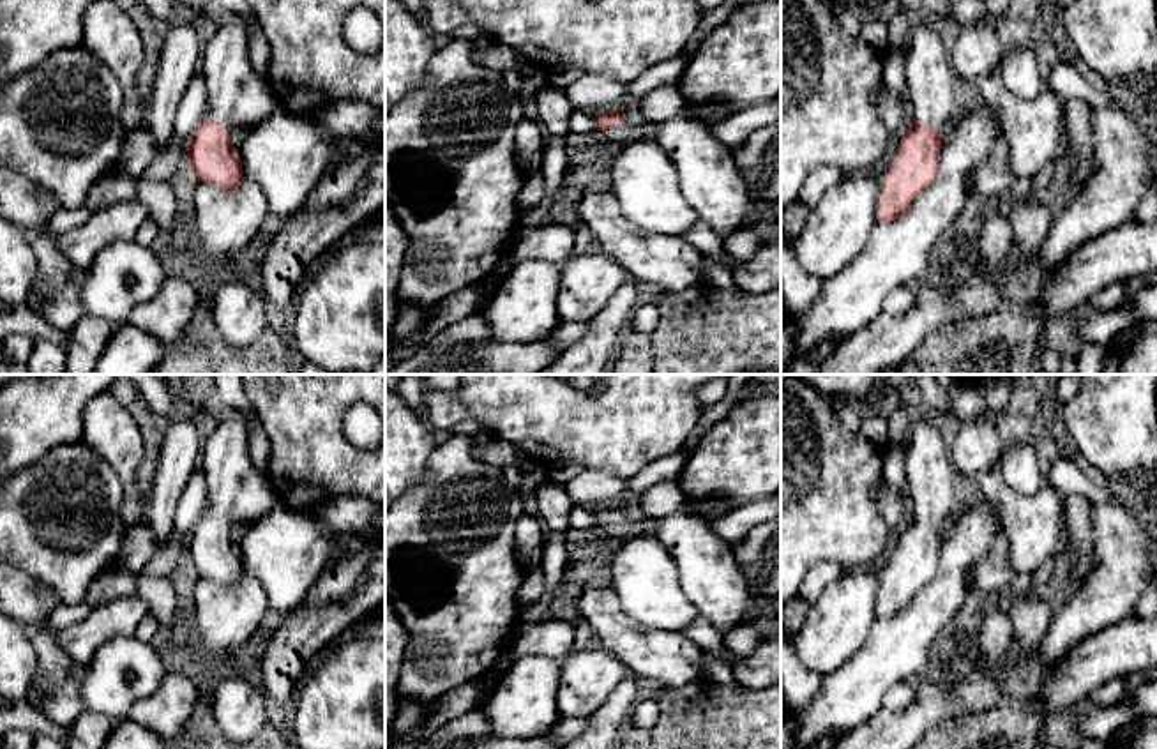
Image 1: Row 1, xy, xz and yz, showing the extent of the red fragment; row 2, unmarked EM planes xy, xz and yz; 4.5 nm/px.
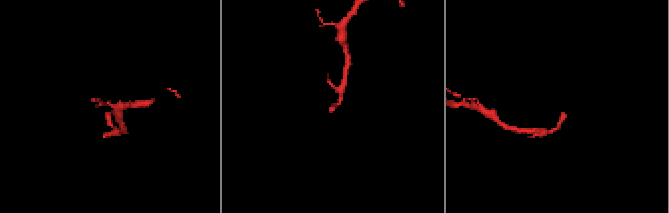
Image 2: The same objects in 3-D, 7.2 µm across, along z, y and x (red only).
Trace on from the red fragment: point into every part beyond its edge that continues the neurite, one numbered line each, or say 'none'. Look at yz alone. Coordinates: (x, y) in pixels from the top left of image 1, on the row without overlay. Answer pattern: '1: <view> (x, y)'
1: yz (933, 488)

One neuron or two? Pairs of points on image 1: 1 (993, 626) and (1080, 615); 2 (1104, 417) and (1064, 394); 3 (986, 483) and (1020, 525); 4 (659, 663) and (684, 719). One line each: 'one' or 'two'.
1: two
2: two
3: one
4: two

